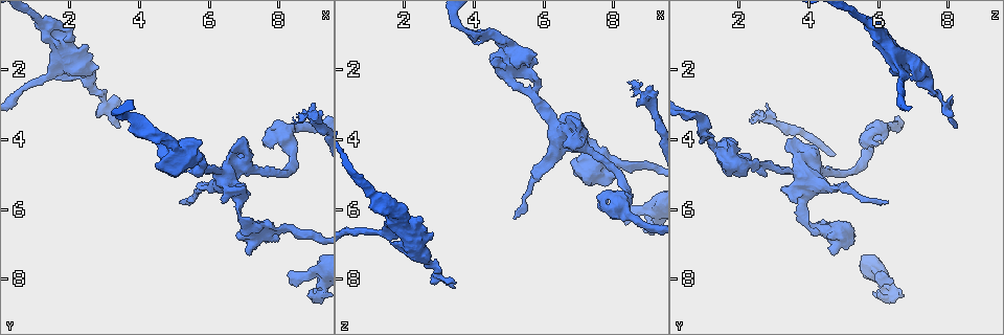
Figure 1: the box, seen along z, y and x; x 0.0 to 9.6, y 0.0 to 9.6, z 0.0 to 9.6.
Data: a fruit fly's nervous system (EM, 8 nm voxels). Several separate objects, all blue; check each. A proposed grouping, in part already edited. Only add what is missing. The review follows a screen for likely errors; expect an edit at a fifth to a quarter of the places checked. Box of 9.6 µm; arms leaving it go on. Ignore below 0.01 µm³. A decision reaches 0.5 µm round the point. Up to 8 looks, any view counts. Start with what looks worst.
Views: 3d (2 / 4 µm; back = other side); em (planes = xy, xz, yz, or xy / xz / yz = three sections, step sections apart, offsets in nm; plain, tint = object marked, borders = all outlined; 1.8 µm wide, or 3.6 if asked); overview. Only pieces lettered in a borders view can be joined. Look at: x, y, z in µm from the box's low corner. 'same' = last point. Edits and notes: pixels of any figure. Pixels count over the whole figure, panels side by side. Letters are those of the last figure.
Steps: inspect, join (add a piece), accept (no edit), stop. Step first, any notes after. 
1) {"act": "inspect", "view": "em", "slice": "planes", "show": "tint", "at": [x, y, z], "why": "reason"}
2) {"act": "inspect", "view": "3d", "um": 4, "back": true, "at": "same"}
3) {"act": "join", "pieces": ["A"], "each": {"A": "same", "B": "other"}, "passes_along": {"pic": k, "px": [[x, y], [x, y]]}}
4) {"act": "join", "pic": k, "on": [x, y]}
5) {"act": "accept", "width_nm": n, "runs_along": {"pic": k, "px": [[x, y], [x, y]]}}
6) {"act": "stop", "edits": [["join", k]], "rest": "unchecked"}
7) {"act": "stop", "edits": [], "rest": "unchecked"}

{"act": "inspect", "view": "3d", "um": 4, "at": [7.60, 4.20, 5.95], "why": "free end"}

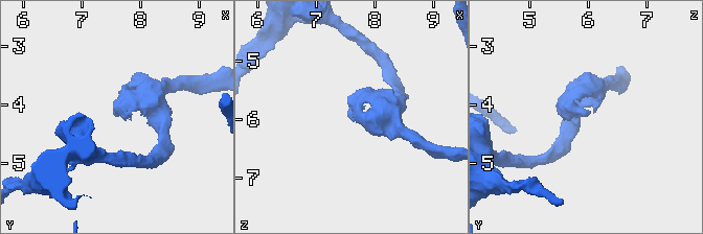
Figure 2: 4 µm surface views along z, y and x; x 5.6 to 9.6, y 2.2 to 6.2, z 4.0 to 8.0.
{"act": "inspect", "view": "em", "slice": "planes", "show": "borders", "at": [7.55, 4.20, 6.05]}

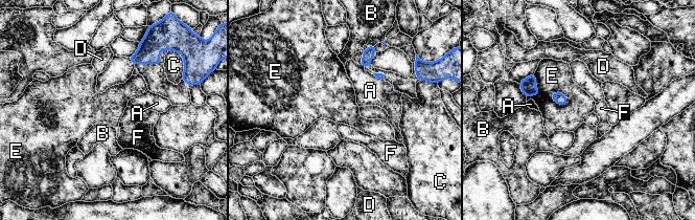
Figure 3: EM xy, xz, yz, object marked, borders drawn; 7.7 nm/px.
{"act": "accept", "each": {"A": "other", "B": "other", "C": "other", "D": "other", "E": "other", "F": "other"}, "border": {"pic": 3, "px": [[550, 96], [558, 104], [568, 103]]}, "found": "no lettered piece goes on from it"}

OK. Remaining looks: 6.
{"act": "inspect", "view": "3d", "um": 4, "back": true, "at": [9.10, 8.60, 6.30], "why": "sharp bend"}

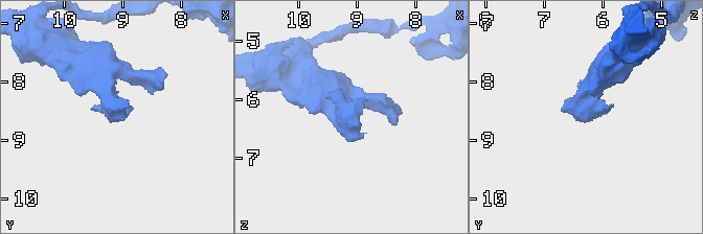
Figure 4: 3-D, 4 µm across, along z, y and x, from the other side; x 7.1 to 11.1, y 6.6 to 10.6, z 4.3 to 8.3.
{"act": "inspect", "view": "em", "slice": "yz", "step": 8, "show": "tint", "at": [9.10, 8.55, 6.30]}

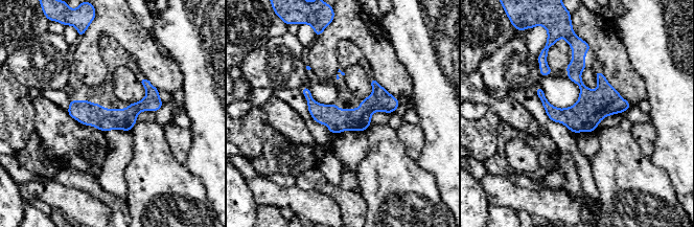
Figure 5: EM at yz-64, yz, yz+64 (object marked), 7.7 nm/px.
{"act": "inspect", "view": "em", "slice": "planes", "show": "borders", "at": "same", "why": "cut it another way"}

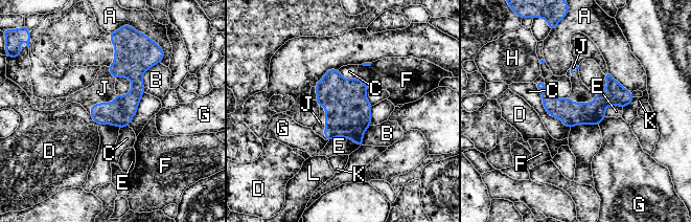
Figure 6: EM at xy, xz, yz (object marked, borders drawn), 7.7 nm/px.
{"act": "join", "pieces": ["J"], "width_nm": 180, "each": {"A": "other", "B": "other", "C": "other", "D": "other", "E": "other", "F": "other", "G": "other", "H": "other", "J": "same", "K": "other", "L": "other"}, "found": "it goes on there"}

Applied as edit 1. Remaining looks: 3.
{"act": "inspect", "view": "overview", "why": "see it whole again"}

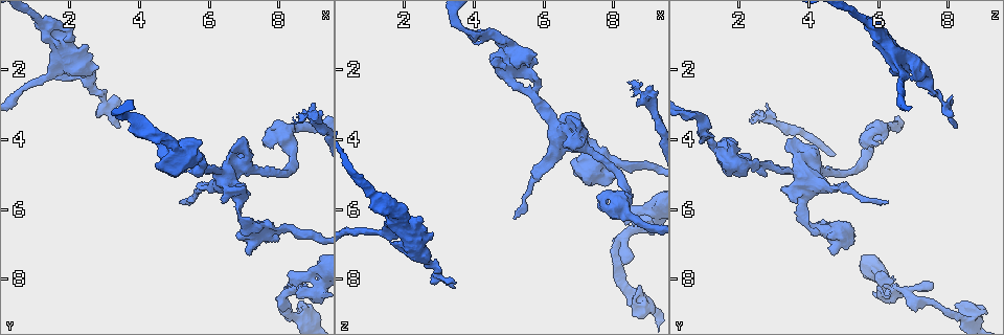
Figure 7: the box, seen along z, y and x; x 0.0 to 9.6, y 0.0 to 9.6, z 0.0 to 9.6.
{"act": "inspect", "view": "em", "slice": "yz", "step": 8, "show": "borders", "at": [1.90, 2.10, 6.75], "why": "thick end"}

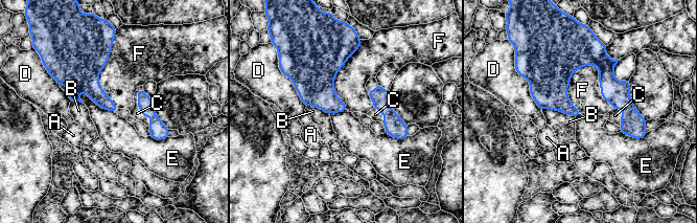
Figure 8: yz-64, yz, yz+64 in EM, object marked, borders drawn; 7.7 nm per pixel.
{"act": "inspect", "view": "em", "slice": "planes", "show": "borders", "at": "same", "why": "cut it another way"}

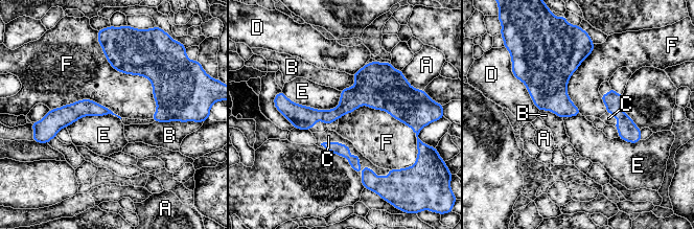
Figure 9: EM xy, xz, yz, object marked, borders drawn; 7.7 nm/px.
{"act": "join", "pieces": ["C"], "each": {"A": "other", "B": "other", "C": "same", "D": "other", "E": "other", "F": "other"}, "passes_along": {"pic": 9, "px": [[374, 183], [359, 159], [334, 137]]}, "found": "the cell continues"}

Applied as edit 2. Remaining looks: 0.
{"act": "stop", "edits": [["join", 6], ["join", 9]], "rest": "unchecked"}

